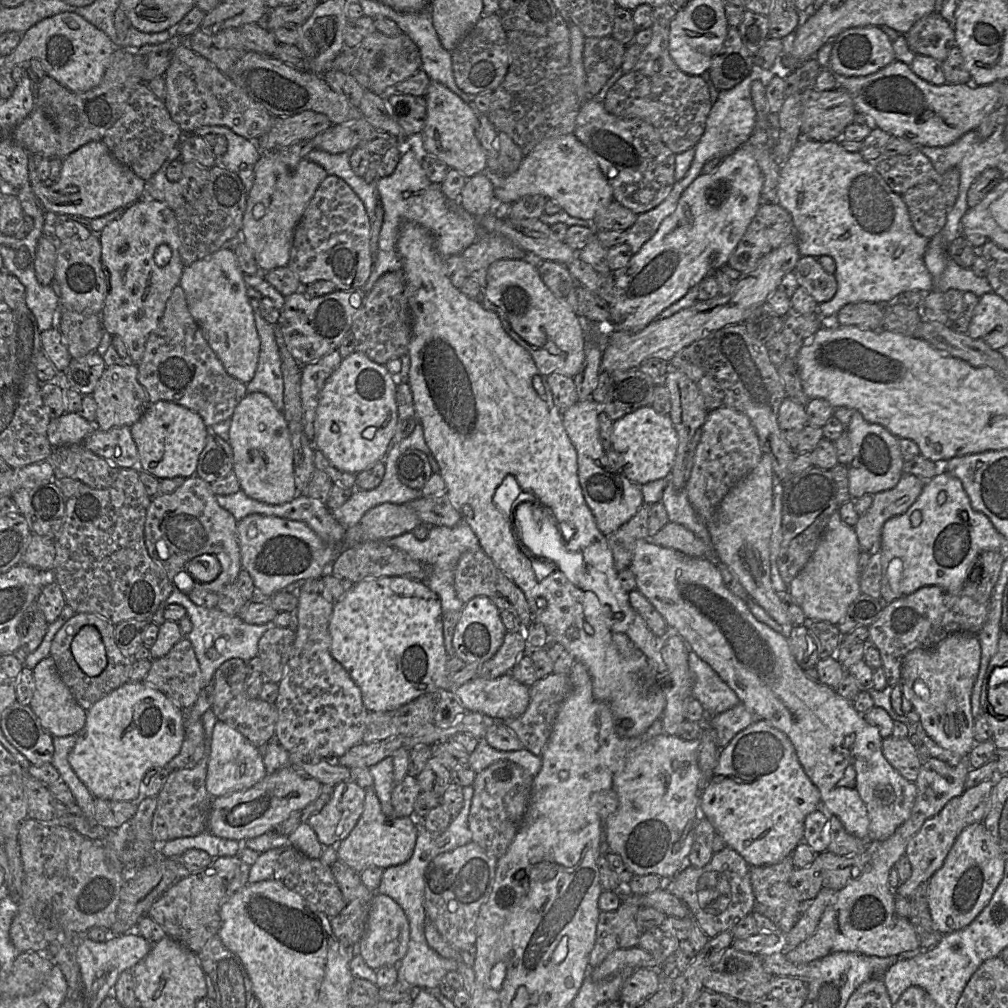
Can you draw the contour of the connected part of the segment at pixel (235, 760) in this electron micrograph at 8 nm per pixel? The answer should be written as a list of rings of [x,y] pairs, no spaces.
[[[217,721],[213,728],[208,757],[206,789],[214,798],[251,788],[267,775],[260,749],[238,730],[221,721]]]

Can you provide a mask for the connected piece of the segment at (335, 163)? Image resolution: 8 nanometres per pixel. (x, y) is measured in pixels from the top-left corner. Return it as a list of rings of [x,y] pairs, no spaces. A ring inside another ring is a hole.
[[[314,148],[307,154],[307,159],[322,166],[328,175],[343,179],[363,202],[370,223],[375,220],[375,209],[379,201],[384,209],[378,251],[374,258],[371,274],[363,289],[368,293],[375,282],[385,273],[402,269],[402,261],[397,253],[397,239],[403,224],[412,222],[428,229],[433,235],[436,250],[441,256],[461,254],[474,243],[482,233],[488,233],[477,225],[476,218],[467,213],[457,201],[450,201],[425,174],[420,161],[412,150],[401,155],[394,172],[380,178],[376,183],[367,183],[363,177],[357,176],[350,165],[351,152],[331,154]]]

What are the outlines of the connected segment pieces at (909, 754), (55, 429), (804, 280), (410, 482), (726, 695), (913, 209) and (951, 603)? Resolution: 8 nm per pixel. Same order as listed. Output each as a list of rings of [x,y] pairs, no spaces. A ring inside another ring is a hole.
[[[893,735],[883,738],[882,752],[890,765],[905,779],[915,782],[922,763],[909,738],[896,738]]]
[[[66,412],[50,420],[47,430],[52,448],[81,444],[85,438],[98,429],[96,422],[88,422],[76,412]]]
[[[801,256],[793,272],[798,286],[803,287],[818,304],[834,297],[837,291],[836,278],[823,269],[817,258]]]
[[[409,448],[397,460],[399,480],[412,489],[421,490],[433,471],[428,457],[421,450]]]
[[[692,651],[688,665],[693,676],[691,696],[701,703],[708,716],[723,713],[739,703],[735,692]]]
[[[930,181],[912,187],[902,198],[919,235],[931,239],[941,232],[949,209],[939,182]]]
[[[925,586],[884,605],[880,617],[868,627],[868,642],[880,652],[888,686],[902,679],[904,656],[916,648],[931,648],[954,632],[978,634],[988,615],[989,604],[981,604],[969,595],[952,595],[939,586]]]

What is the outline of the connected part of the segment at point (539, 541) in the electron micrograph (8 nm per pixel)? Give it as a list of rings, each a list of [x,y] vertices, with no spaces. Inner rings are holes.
[[[521,502],[515,510],[514,526],[525,548],[536,558],[553,562],[570,582],[575,583],[577,575],[583,568],[583,556],[580,552],[571,552],[565,548],[565,543],[562,541],[554,522],[543,512],[539,503]]]

